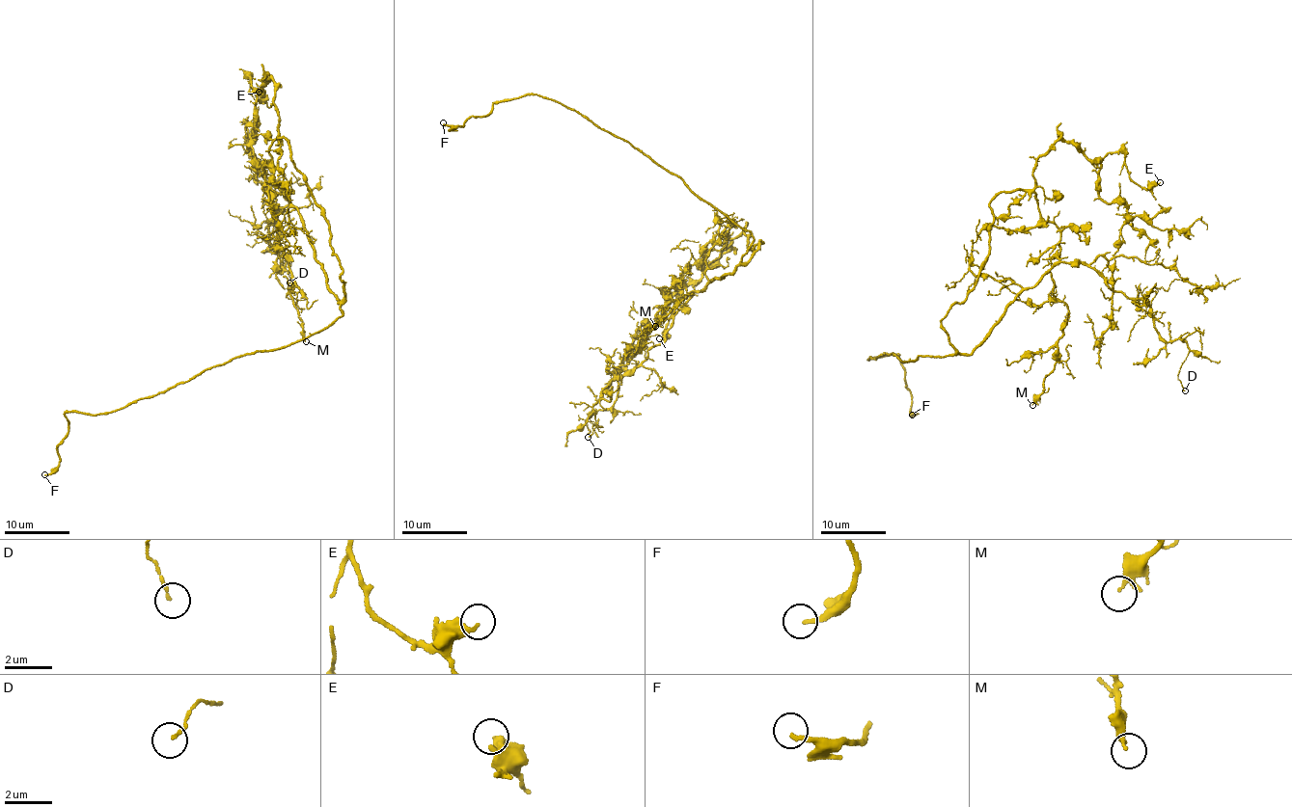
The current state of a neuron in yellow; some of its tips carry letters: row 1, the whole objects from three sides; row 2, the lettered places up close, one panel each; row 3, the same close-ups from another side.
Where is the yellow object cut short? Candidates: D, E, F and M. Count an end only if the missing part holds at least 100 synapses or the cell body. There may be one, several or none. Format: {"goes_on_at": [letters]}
{"goes_on_at": ["F"]}

